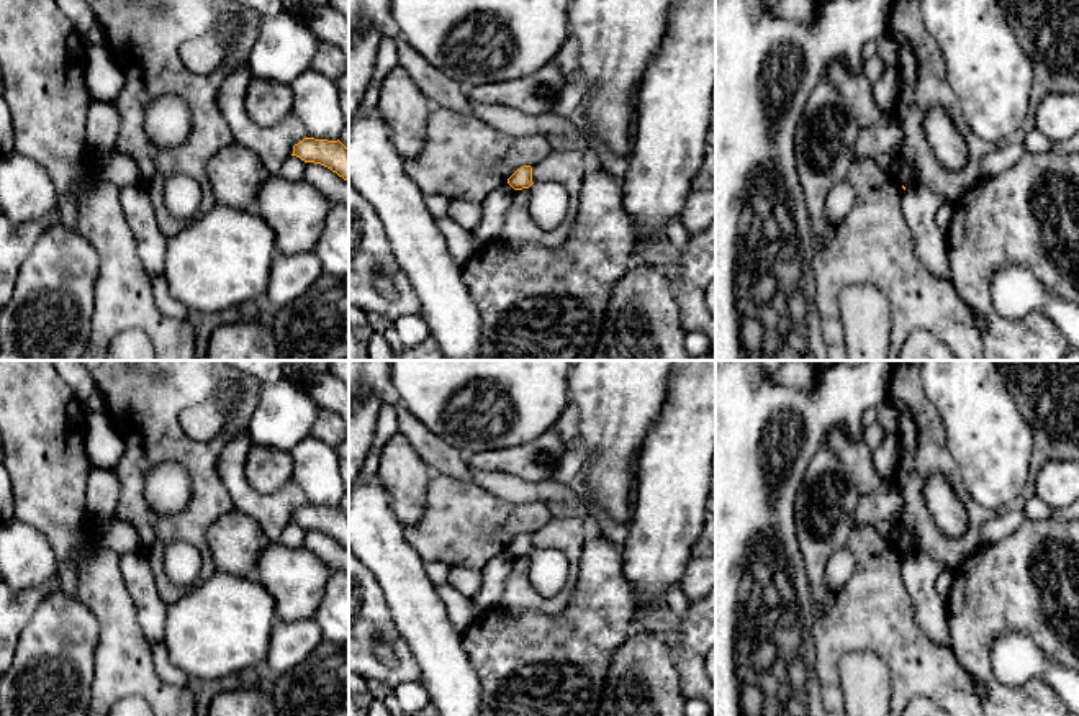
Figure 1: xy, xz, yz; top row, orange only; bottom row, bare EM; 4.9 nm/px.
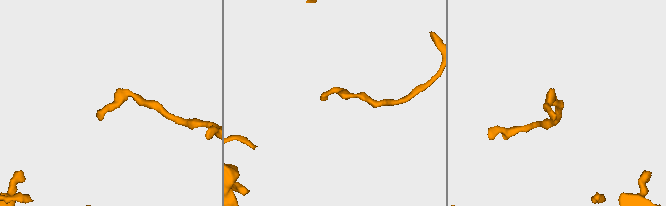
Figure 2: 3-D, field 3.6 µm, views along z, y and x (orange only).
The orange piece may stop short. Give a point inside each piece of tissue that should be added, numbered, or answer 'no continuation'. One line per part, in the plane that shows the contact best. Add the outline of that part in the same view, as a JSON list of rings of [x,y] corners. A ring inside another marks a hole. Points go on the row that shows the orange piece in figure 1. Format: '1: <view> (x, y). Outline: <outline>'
no continuation

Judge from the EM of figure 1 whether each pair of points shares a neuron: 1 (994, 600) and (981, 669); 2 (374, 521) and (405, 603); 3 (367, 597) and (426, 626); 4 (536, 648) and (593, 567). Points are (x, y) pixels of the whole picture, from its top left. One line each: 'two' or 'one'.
1: one
2: one
3: two
4: one

